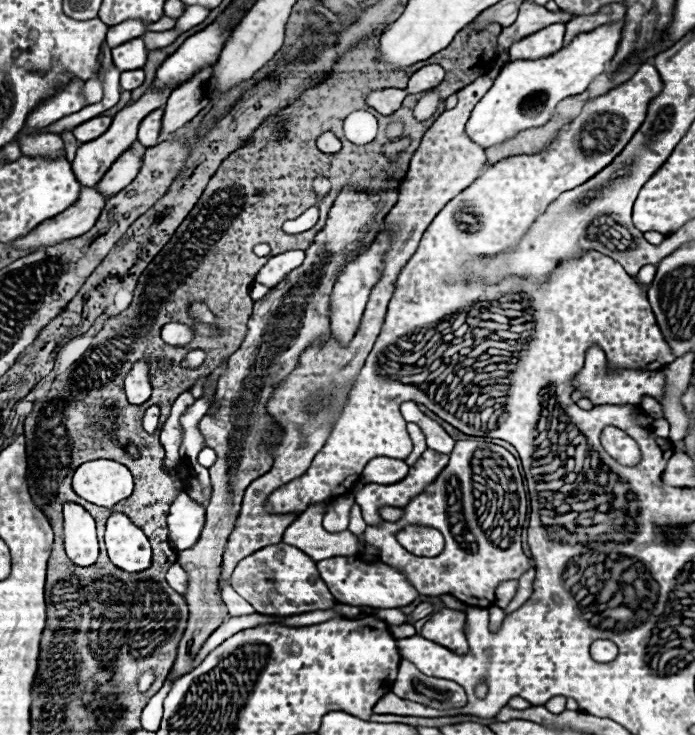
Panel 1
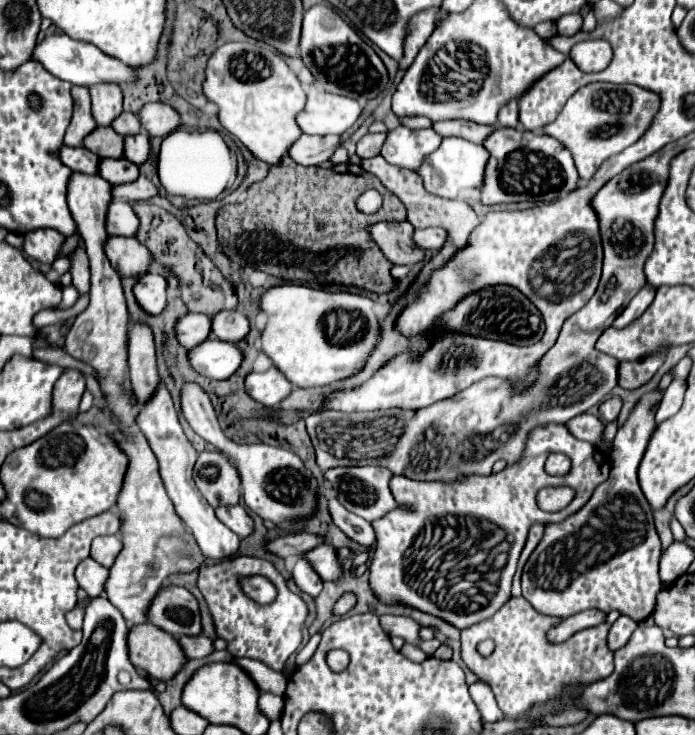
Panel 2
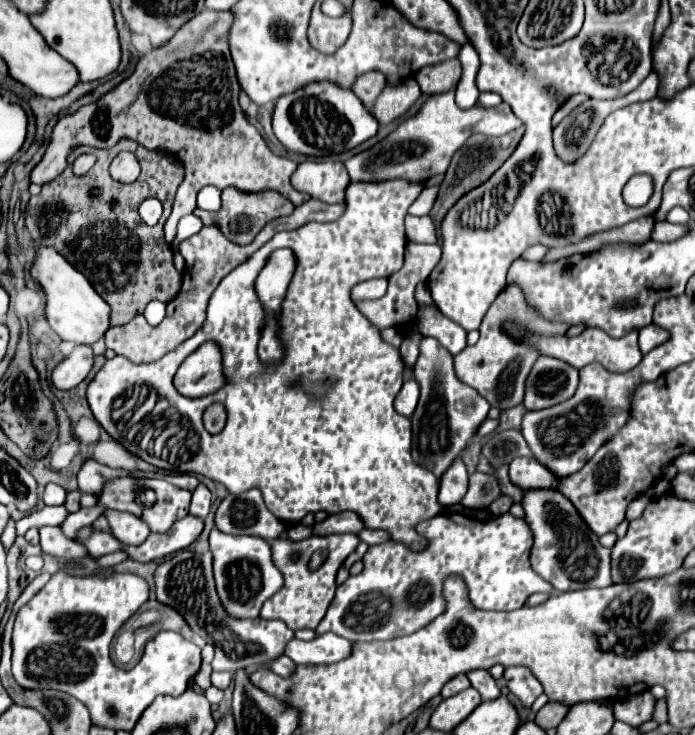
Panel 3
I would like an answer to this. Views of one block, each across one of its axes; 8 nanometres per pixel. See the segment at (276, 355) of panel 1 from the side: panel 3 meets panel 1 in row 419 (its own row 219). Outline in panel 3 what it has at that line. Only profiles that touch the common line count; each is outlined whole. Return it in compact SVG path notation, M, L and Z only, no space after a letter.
M230 186L230 188L222 190L222 208L218 212L204 212L204 210L196 208L194 214L200 216L204 224L216 224L228 240L244 246L244 244L250 244L256 238L256 234L264 228L266 222L270 222L274 218L280 218L280 216L290 216L294 212L294 208L296 206L288 198L280 196L276 190L240 192L238 188Z

